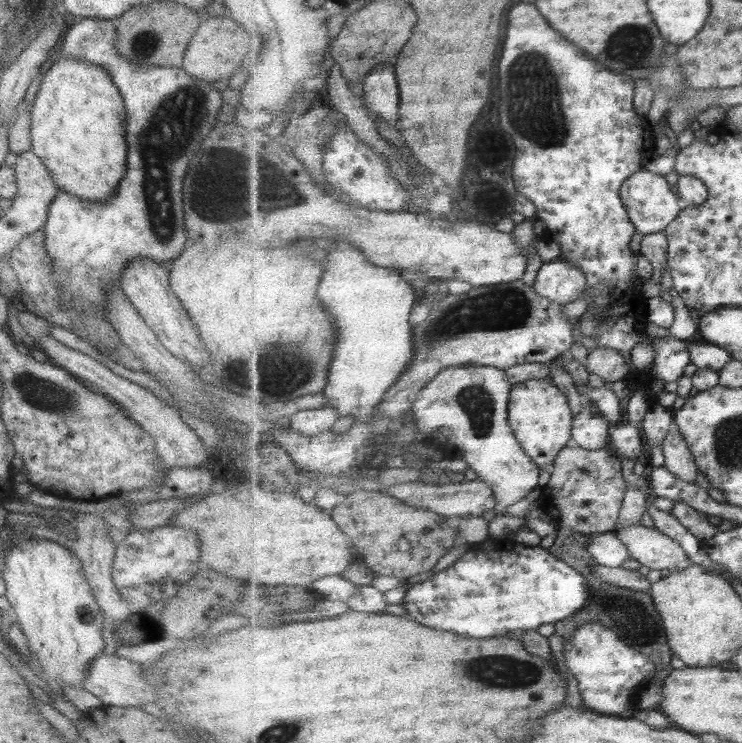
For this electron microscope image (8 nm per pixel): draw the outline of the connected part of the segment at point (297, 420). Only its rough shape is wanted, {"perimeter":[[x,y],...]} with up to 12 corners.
{"perimeter":[[332,405],[298,412],[287,422],[304,434],[332,430],[340,410]]}

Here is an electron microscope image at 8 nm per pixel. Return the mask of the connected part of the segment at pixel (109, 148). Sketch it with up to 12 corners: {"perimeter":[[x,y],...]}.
{"perimeter":[[60,55],[31,108],[59,189],[107,202],[127,112],[104,67]]}

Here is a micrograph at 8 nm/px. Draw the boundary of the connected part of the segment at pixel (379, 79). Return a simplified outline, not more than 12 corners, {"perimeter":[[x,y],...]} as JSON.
{"perimeter":[[382,63],[365,80],[368,109],[399,127],[396,65]]}

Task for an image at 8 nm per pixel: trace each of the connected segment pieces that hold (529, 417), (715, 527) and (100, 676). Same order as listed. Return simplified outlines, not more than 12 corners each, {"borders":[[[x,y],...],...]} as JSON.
{"borders":[[[553,380],[513,387],[510,425],[553,467],[573,438],[574,409]],[[684,501],[670,511],[700,540],[721,531],[711,515]],[[104,652],[82,688],[106,706],[156,700],[140,663]]]}

